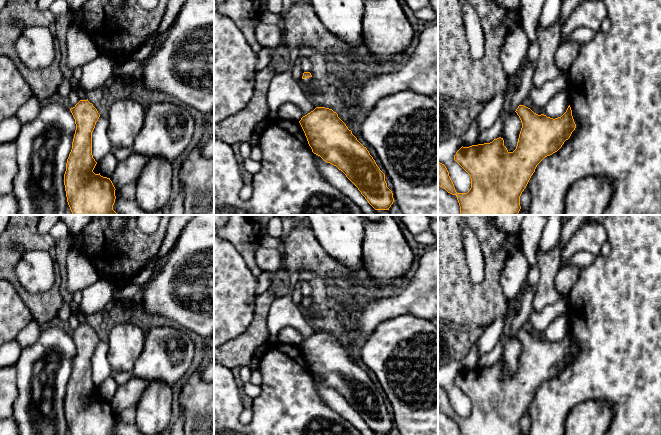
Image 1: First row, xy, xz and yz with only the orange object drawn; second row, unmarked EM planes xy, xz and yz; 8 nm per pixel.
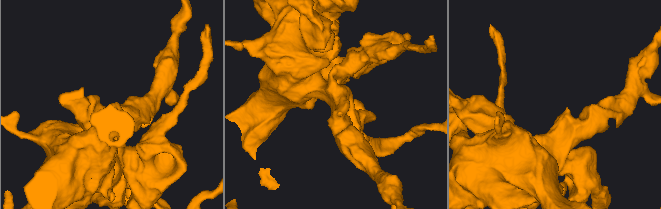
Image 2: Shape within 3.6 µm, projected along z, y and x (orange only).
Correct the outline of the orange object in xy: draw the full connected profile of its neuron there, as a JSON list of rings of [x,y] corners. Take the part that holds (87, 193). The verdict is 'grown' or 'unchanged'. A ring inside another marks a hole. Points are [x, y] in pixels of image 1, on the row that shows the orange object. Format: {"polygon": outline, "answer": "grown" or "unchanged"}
{"polygon": [[[80,100],[70,109],[76,124],[72,149],[66,163],[64,185],[67,202],[73,215],[120,215],[113,210],[115,187],[110,178],[93,172],[97,162],[92,155],[92,132],[100,114],[87,100]]], "answer": "unchanged"}

